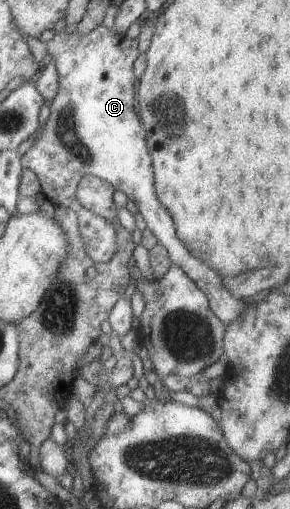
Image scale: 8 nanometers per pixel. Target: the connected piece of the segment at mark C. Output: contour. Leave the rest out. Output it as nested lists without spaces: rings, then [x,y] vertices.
[[[99,24],[85,35],[78,35],[75,32],[72,32],[68,35],[64,31],[56,32],[55,34],[53,34],[52,39],[45,42],[45,47],[46,53],[51,55],[54,64],[56,65],[56,72],[58,75],[58,90],[56,96],[53,97],[53,99],[47,104],[49,111],[51,111],[51,115],[48,116],[48,119],[45,122],[45,127],[43,128],[41,134],[39,135],[39,138],[33,143],[33,145],[31,145],[29,149],[27,149],[27,151],[22,154],[22,156],[20,156],[20,164],[23,168],[33,170],[33,173],[35,173],[37,181],[39,182],[41,193],[47,200],[49,200],[53,205],[63,205],[63,207],[69,207],[69,209],[76,215],[77,230],[79,231],[79,236],[82,237],[86,254],[95,263],[108,262],[111,259],[111,256],[113,255],[113,252],[116,248],[116,243],[114,241],[114,238],[116,238],[116,233],[111,223],[107,223],[105,219],[103,219],[103,217],[99,217],[99,215],[91,213],[91,211],[85,209],[85,207],[82,207],[82,205],[76,200],[76,197],[74,195],[76,192],[77,184],[80,182],[80,179],[84,175],[89,174],[107,181],[107,183],[110,183],[115,190],[122,191],[126,195],[126,197],[133,201],[133,203],[136,205],[138,212],[142,215],[142,218],[146,223],[147,229],[149,229],[149,231],[154,234],[154,236],[156,237],[156,241],[165,248],[165,251],[168,253],[170,263],[176,265],[179,269],[181,269],[183,273],[185,273],[187,277],[189,277],[191,281],[194,281],[194,284],[207,296],[210,311],[214,313],[214,316],[217,317],[218,320],[221,320],[221,323],[223,325],[228,326],[230,322],[234,320],[234,318],[238,318],[246,310],[246,307],[248,305],[245,304],[245,301],[242,301],[241,298],[235,298],[227,291],[225,279],[220,278],[217,275],[216,271],[209,269],[196,257],[190,255],[188,249],[185,249],[185,246],[177,239],[174,223],[171,219],[171,216],[169,215],[169,212],[161,205],[161,203],[159,203],[159,200],[157,199],[157,196],[154,192],[154,173],[152,170],[151,156],[149,155],[146,146],[145,130],[143,129],[143,124],[138,118],[137,109],[135,106],[135,87],[137,84],[137,80],[135,79],[135,75],[133,74],[132,65],[133,61],[137,59],[137,56],[140,53],[140,51],[137,50],[137,38],[132,38],[129,40],[125,38],[124,34],[120,34],[119,32],[115,31],[115,29],[110,30],[105,28],[105,26],[103,26],[102,24]]]

